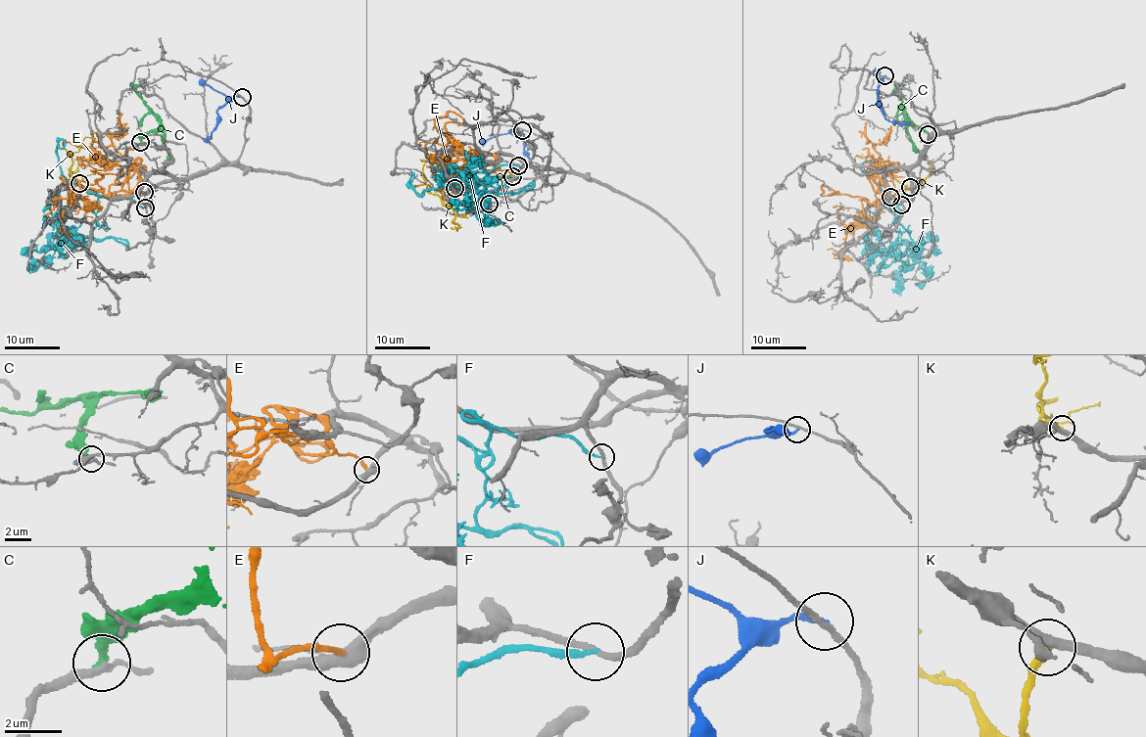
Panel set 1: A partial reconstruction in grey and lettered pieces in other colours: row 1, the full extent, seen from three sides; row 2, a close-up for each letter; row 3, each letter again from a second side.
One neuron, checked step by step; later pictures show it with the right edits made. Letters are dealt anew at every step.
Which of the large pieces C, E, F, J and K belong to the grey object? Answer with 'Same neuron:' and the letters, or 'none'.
Same neuron: K

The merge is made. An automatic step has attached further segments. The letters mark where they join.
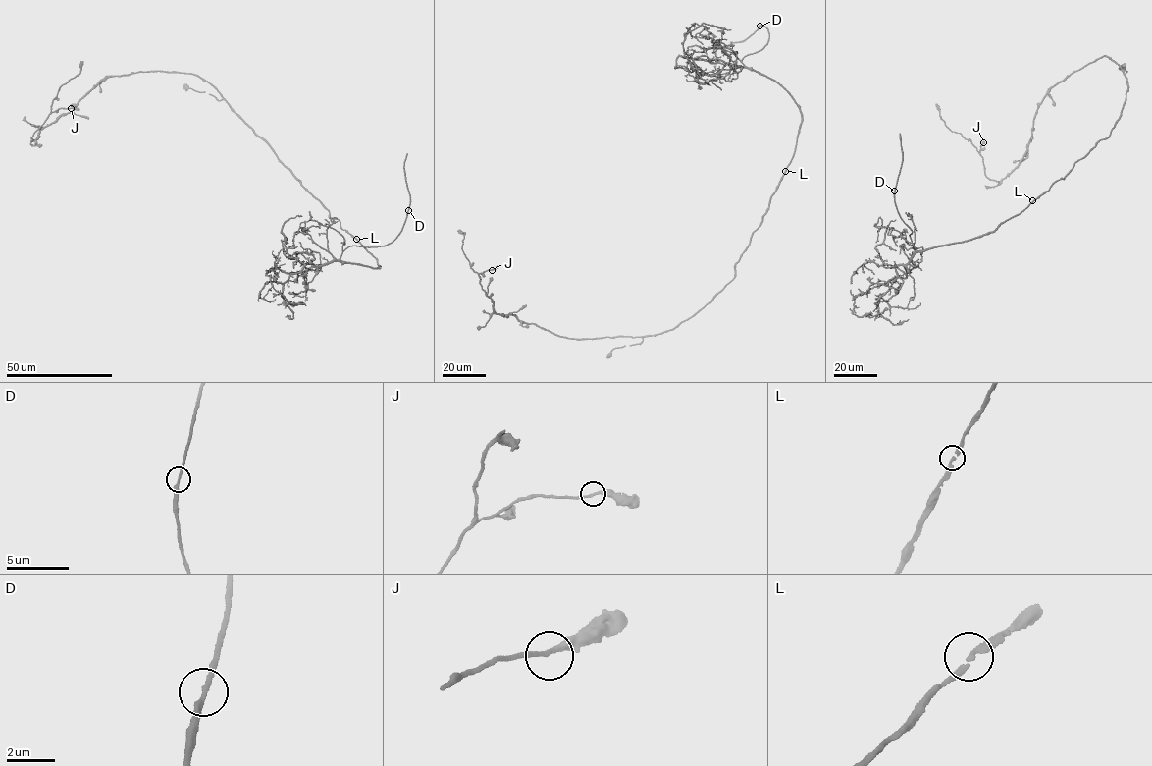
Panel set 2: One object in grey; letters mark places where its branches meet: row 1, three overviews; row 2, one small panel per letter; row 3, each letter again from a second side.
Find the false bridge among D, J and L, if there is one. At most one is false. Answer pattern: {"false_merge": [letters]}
{"false_merge": []}

